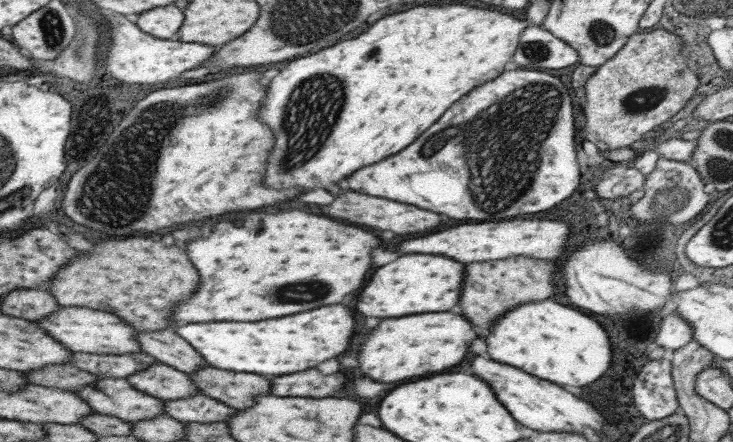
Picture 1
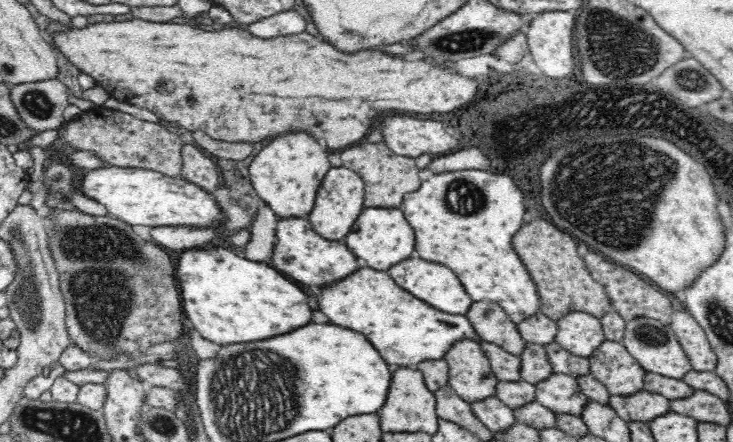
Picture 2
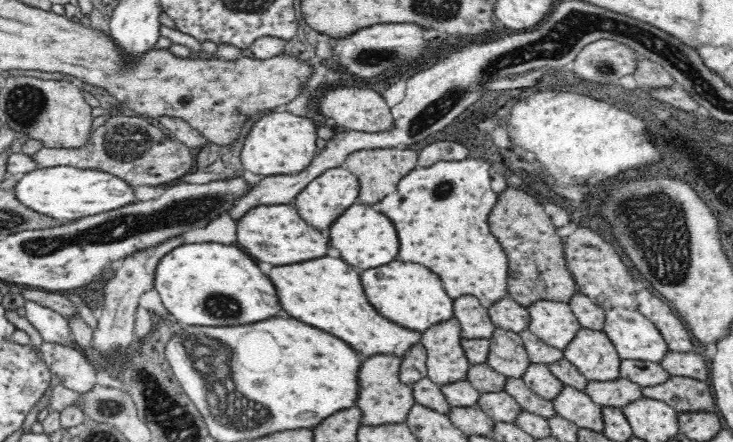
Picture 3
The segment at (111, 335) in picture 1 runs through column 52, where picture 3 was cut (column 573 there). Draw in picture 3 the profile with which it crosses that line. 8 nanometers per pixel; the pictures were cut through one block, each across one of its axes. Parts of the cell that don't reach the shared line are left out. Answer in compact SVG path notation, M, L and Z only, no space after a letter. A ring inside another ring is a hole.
M539 300L538 302L531 304L527 309L531 318L529 322L530 332L533 332L545 343L548 343L561 351L571 343L571 340L582 328L568 303L553 300Z

